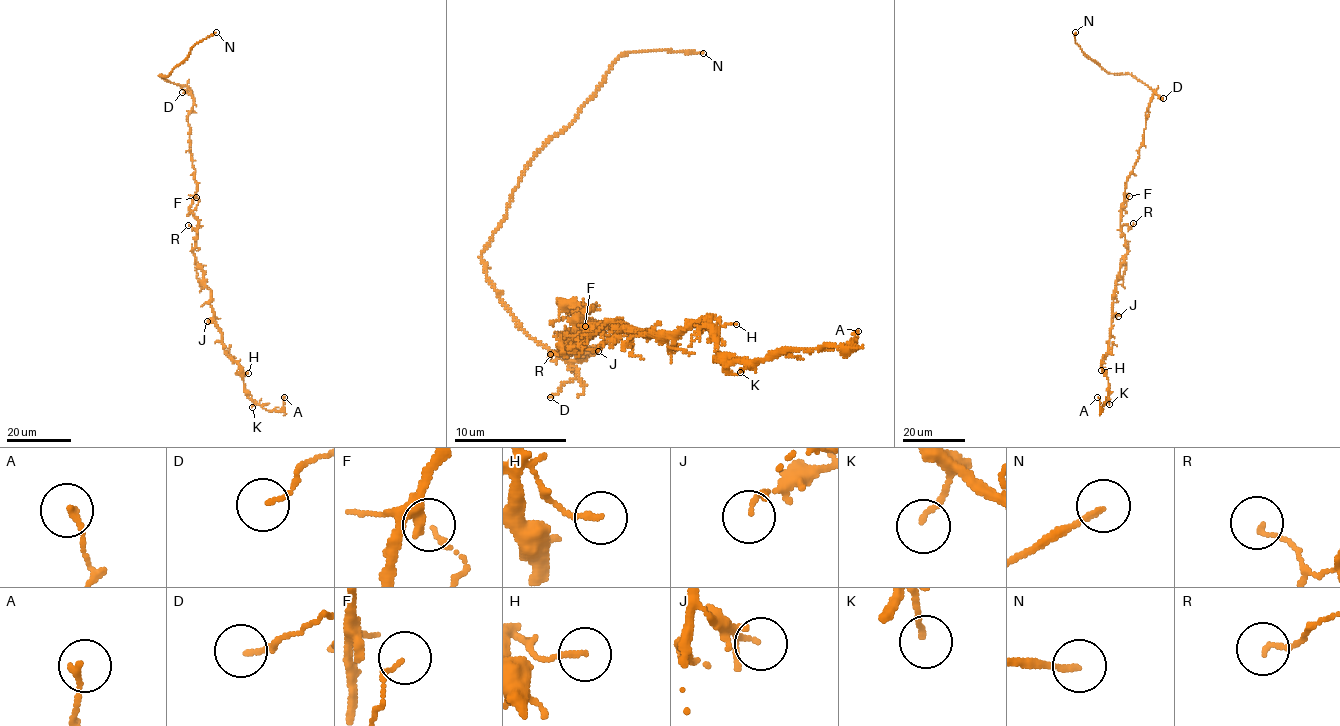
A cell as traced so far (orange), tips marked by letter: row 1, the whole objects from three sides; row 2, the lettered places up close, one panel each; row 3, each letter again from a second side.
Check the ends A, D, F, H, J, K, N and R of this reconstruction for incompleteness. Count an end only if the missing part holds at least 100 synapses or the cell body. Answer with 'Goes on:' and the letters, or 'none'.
Goes on: N

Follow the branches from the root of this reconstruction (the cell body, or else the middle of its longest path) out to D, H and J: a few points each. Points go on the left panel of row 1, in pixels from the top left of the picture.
D: (192, 205), (197, 184), (187, 116), (193, 98), (189, 87), (182, 92)
H: (192, 205), (189, 210), (199, 223), (193, 255), (210, 292), (213, 321), (222, 335), (224, 350), (248, 373)
J: (192, 205), (189, 210), (199, 223), (193, 255), (210, 292), (214, 313), (214, 317), (207, 321)

